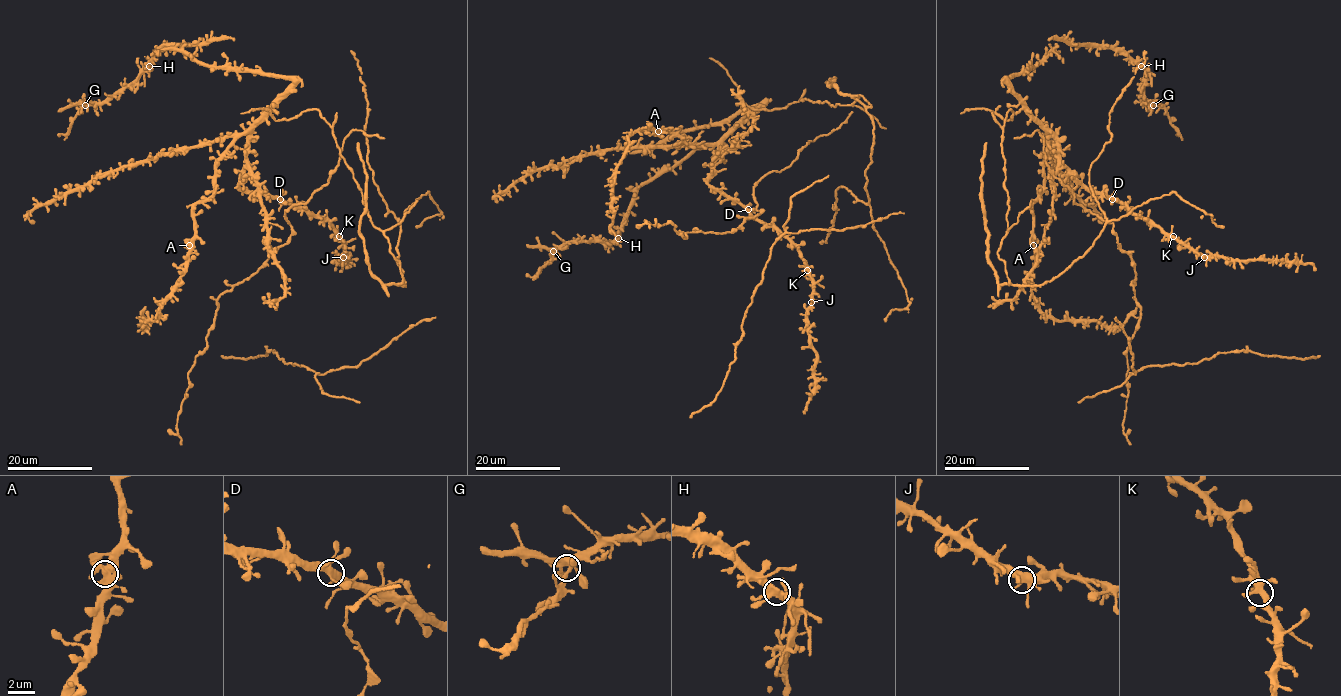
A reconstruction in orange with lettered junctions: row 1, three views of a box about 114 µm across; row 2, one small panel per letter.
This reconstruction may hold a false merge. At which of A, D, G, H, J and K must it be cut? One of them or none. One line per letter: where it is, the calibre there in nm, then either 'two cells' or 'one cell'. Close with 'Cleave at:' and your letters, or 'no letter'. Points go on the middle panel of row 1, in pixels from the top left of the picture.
A: (658, 131) | 440 nm | one cell
D: (748, 209) | 400 nm | one cell
G: (553, 251) | 380 nm | one cell
H: (618, 238) | 440 nm | one cell
J: (811, 302) | 400 nm | one cell
K: (807, 270) | 380 nm | one cell
Cleave at: no letter

